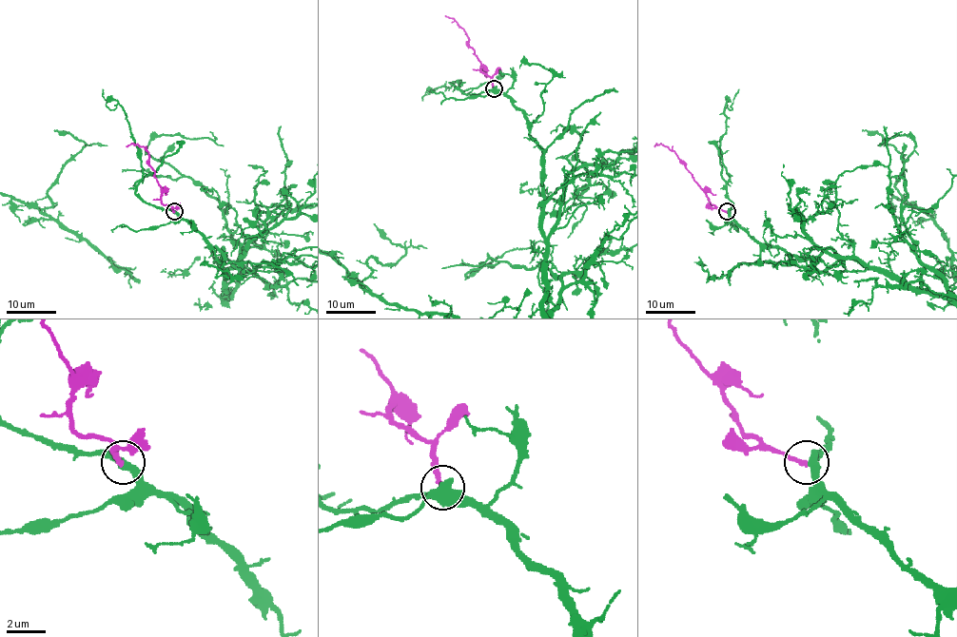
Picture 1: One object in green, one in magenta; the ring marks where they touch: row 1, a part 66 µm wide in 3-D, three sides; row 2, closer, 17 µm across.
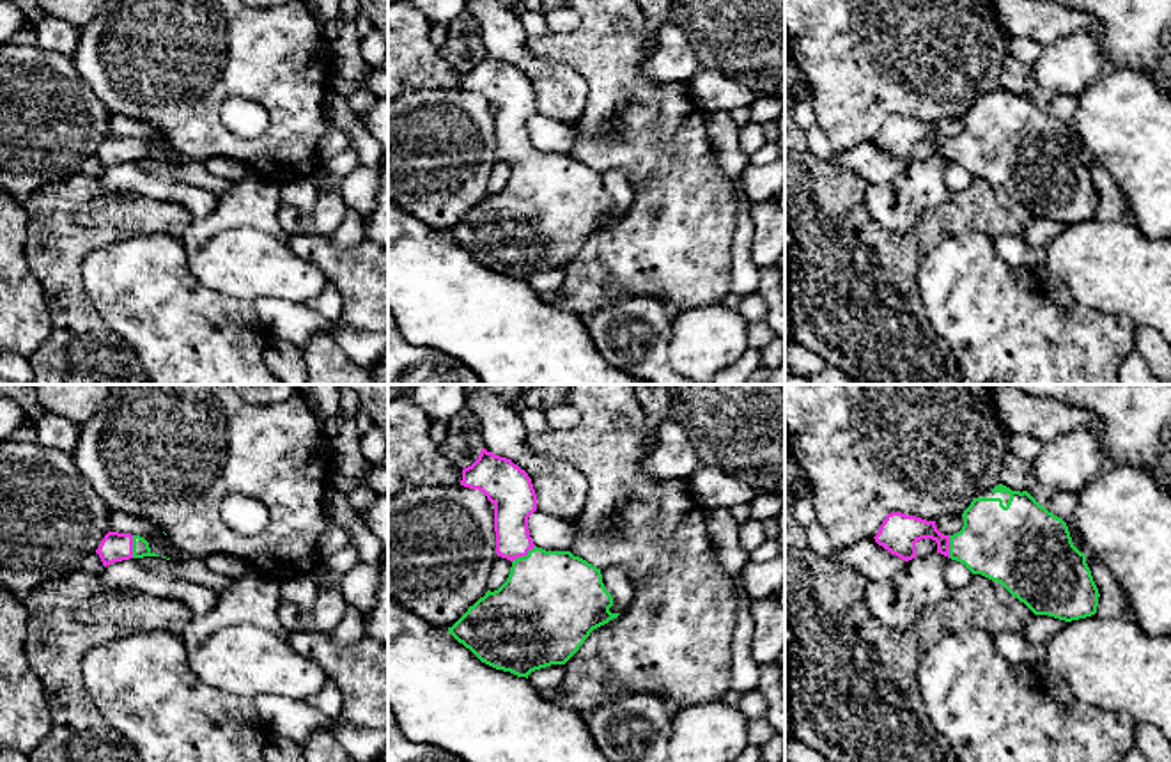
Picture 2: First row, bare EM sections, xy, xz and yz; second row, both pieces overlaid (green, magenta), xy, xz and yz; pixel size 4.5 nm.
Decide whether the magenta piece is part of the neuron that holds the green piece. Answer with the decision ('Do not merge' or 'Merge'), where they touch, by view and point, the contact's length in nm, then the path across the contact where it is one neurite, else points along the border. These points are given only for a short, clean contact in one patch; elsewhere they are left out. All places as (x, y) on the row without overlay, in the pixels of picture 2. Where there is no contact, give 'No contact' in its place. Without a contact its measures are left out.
Merge. Touches green at xz (523, 160). Shared border 130 nm. Path across: xz (551, 204), (523, 160), (514, 146), (514, 107)

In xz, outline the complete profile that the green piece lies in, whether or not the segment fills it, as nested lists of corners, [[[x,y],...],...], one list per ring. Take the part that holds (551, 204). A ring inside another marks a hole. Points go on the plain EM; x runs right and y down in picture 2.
[[[482,51],[478,62],[462,73],[461,89],[482,94],[494,108],[496,156],[512,165],[507,184],[494,195],[487,193],[468,214],[452,229],[448,236],[469,252],[482,266],[526,280],[551,268],[565,268],[585,246],[590,236],[620,216],[611,216],[613,200],[602,186],[601,172],[570,154],[546,154],[537,151],[530,140],[528,121],[537,113],[537,97],[531,82],[524,73],[507,60],[500,60]]]

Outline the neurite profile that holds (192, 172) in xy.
[[[143,159],[135,163],[142,172],[147,172],[156,177],[167,177],[177,183],[186,183],[191,186],[200,186],[213,191],[218,197],[225,193],[225,190],[229,188],[229,181],[223,177],[213,175],[204,167],[202,161],[184,159],[181,163],[167,163],[163,159]]]

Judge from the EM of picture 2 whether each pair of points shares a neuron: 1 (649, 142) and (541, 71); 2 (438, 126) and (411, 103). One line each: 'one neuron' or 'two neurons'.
1: two neurons
2: one neuron

